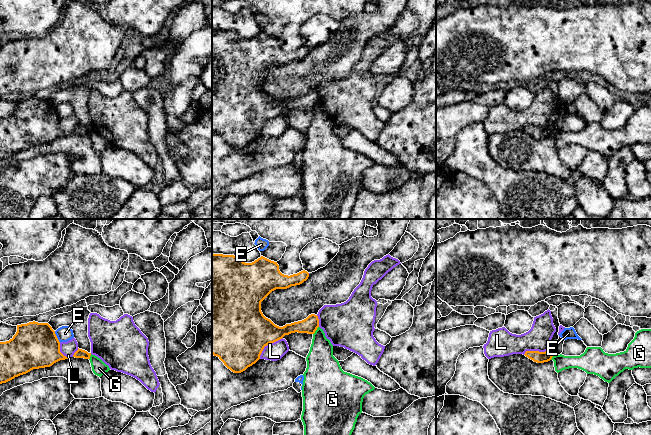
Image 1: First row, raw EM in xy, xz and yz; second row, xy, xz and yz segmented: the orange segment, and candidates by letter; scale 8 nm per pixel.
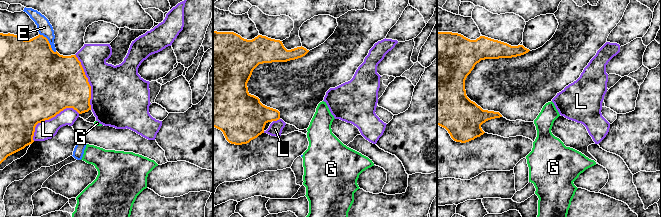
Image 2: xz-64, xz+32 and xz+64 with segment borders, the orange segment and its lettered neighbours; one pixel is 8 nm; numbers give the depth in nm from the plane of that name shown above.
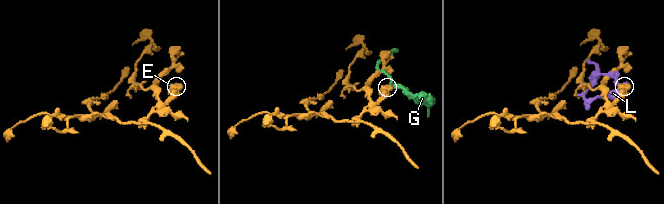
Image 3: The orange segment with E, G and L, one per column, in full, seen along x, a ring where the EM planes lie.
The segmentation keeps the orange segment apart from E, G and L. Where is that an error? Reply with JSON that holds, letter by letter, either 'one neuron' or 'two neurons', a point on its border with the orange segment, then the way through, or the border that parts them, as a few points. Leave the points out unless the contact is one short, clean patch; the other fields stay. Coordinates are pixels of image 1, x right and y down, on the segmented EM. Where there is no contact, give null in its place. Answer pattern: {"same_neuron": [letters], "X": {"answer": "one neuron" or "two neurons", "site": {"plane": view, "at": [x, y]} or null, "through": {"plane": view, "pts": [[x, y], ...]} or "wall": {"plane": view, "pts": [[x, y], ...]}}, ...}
{"same_neuron": [], "E": {"answer": "two neurons", "site": {"plane": "xy", "at": [56, 337]}}, "G": {"answer": "two neurons", "site": {"plane": "xz", "at": [316, 329]}, "wall": {"plane": "xz", "pts": [[318, 326], [313, 334]]}}, "L": {"answer": "two neurons", "site": {"plane": "xz", "at": [267, 344]}}}

